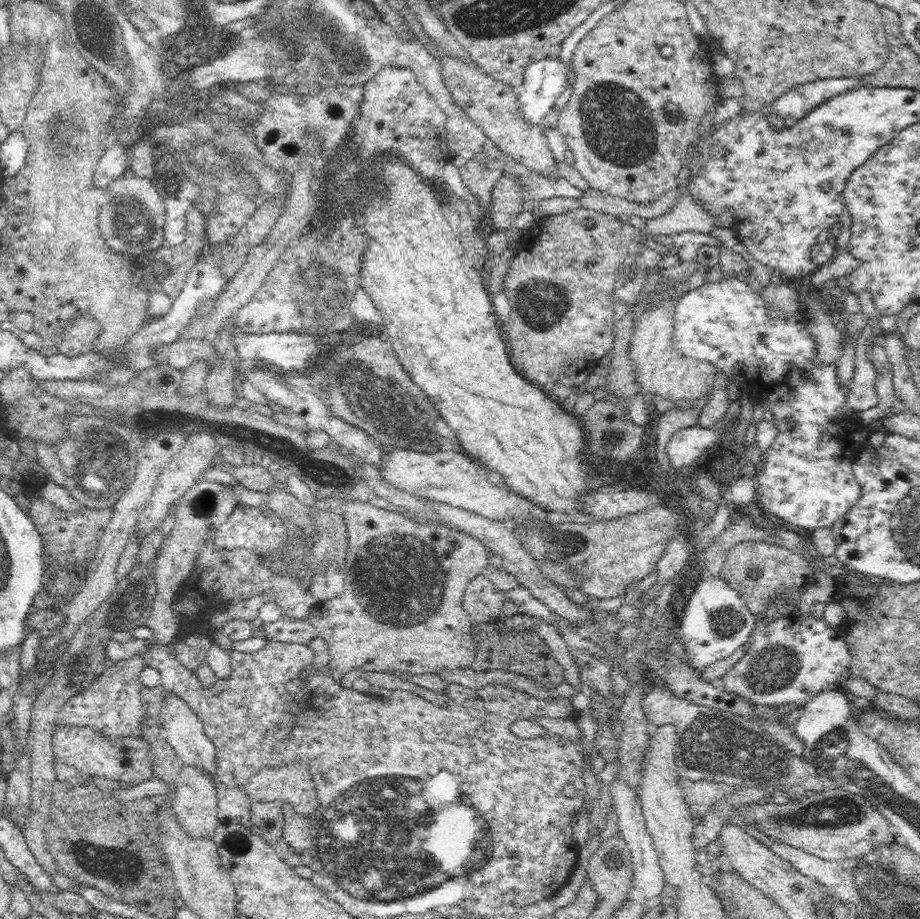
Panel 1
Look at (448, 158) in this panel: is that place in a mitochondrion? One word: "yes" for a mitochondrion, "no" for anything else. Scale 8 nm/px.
no

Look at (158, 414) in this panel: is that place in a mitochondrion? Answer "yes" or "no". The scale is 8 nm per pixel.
no

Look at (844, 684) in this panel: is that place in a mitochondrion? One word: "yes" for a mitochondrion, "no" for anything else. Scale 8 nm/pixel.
no

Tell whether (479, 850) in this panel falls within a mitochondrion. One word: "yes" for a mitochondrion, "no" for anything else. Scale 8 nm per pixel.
yes

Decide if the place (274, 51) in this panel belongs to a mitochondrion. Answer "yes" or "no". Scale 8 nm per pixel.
yes

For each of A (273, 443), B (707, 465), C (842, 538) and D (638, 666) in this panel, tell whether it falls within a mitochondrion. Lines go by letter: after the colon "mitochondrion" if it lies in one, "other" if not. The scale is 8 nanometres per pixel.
A: mitochondrion
B: other
C: other
D: other

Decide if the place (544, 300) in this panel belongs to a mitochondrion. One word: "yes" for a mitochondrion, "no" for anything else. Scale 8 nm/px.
yes

